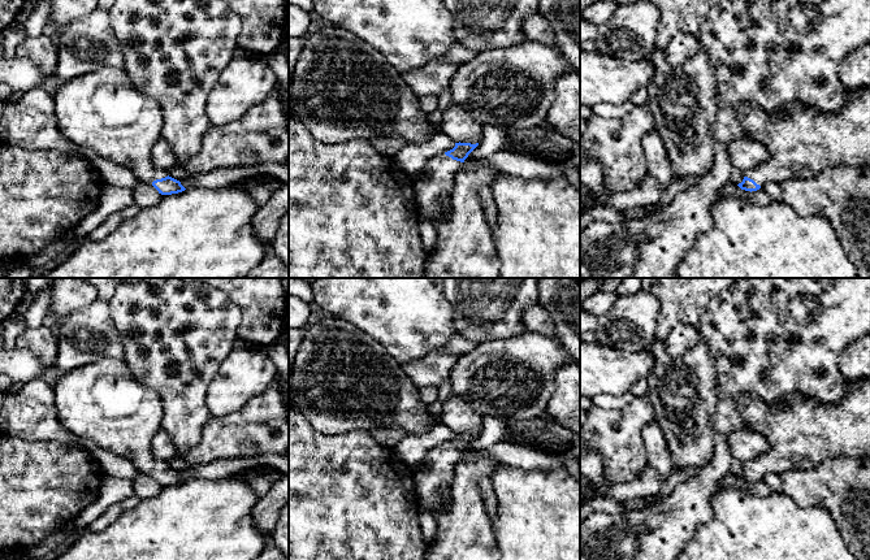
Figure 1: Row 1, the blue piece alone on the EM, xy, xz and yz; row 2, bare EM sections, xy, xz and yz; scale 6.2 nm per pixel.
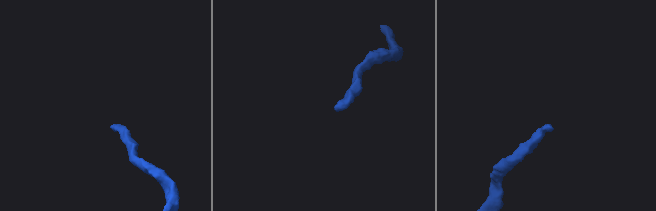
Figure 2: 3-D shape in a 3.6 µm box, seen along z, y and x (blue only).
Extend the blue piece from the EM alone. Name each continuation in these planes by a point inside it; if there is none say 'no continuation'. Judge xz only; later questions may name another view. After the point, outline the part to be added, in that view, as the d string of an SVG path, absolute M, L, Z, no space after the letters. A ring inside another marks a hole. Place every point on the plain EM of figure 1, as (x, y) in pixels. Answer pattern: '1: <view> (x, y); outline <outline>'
1: xz (433, 476); outline M441 446L429 450L425 459L412 466L419 512L434 516L446 505L454 468L462 456L463 453Z

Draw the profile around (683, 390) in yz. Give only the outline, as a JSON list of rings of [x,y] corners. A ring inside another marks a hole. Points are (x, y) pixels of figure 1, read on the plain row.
[[[655,339],[650,351],[655,366],[648,378],[648,394],[675,472],[702,468],[714,450],[718,387],[707,346],[700,340],[681,357],[671,357],[665,343]]]

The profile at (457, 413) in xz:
[[[450,395],[443,400],[440,422],[454,434],[476,435],[482,429],[482,418],[462,396]]]

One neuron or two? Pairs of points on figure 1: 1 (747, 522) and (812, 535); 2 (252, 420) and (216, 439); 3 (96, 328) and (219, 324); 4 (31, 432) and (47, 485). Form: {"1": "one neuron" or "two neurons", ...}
{"1": "one neuron", "2": "one neuron", "3": "two neurons", "4": "two neurons"}

